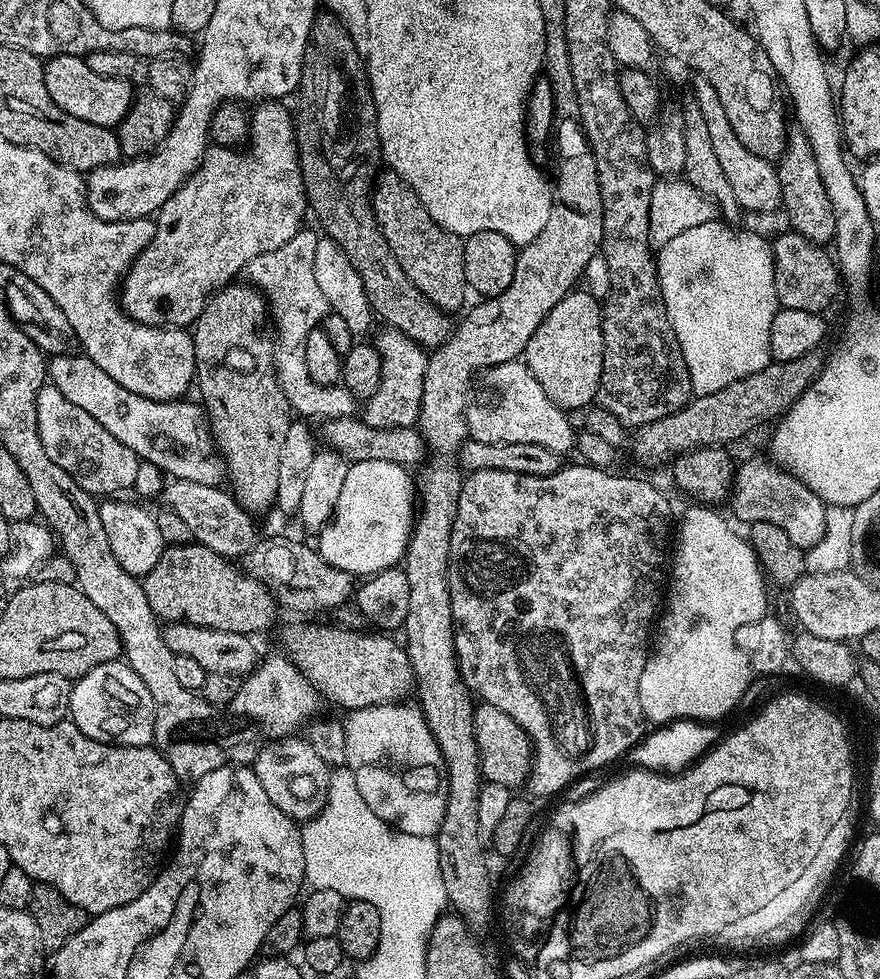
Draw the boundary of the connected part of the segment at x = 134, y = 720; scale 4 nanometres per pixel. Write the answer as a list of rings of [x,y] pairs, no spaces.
[[[123,659],[111,660],[102,666],[94,666],[86,675],[73,683],[68,707],[72,723],[86,734],[103,744],[121,744],[147,748],[153,743],[154,698],[146,690],[146,682],[134,674]]]

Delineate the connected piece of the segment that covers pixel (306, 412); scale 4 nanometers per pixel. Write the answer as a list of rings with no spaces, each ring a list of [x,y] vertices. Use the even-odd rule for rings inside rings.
[[[302,230],[294,234],[290,242],[278,246],[278,250],[266,250],[266,254],[258,254],[258,258],[251,260],[246,269],[247,283],[264,293],[274,321],[274,336],[278,341],[274,348],[276,377],[282,386],[282,394],[286,394],[286,402],[290,402],[297,417],[317,422],[353,415],[358,408],[358,401],[348,388],[319,384],[308,379],[304,340],[310,330],[319,325],[330,311],[326,294],[322,294],[322,289],[314,278],[314,250],[318,250],[320,239],[317,233]]]

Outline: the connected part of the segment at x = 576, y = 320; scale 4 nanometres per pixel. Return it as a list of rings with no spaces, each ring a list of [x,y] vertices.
[[[580,291],[569,292],[550,314],[546,314],[542,326],[534,330],[522,357],[534,378],[538,378],[538,386],[542,386],[548,397],[565,410],[587,409],[596,400],[602,378],[602,304],[590,293]]]

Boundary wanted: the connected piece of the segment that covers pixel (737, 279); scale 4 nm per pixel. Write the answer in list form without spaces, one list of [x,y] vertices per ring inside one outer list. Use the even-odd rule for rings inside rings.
[[[719,219],[690,226],[678,238],[670,238],[656,256],[660,296],[690,371],[692,391],[699,396],[717,393],[772,362],[770,326],[778,311],[772,245],[756,232],[735,232],[732,228]]]

